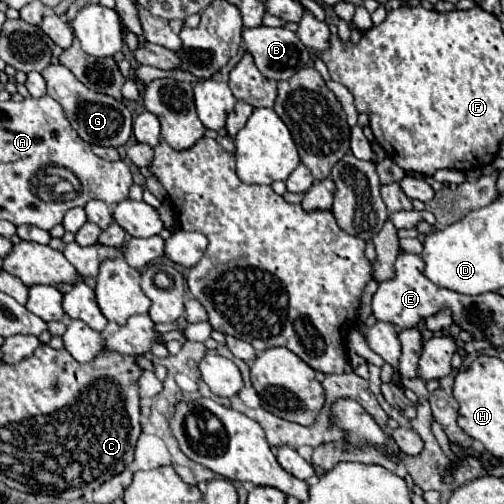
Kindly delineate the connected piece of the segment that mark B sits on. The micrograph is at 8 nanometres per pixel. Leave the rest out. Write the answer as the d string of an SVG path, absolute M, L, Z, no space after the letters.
M246 28L242 42L246 52L254 58L256 68L270 80L288 80L310 62L308 48L286 28Z

